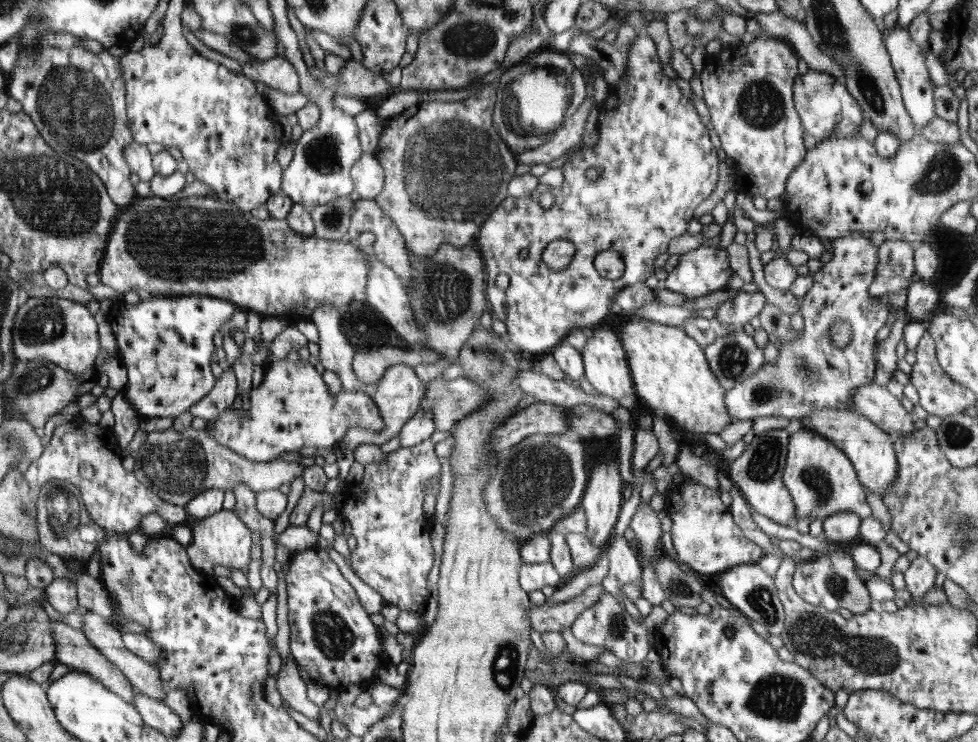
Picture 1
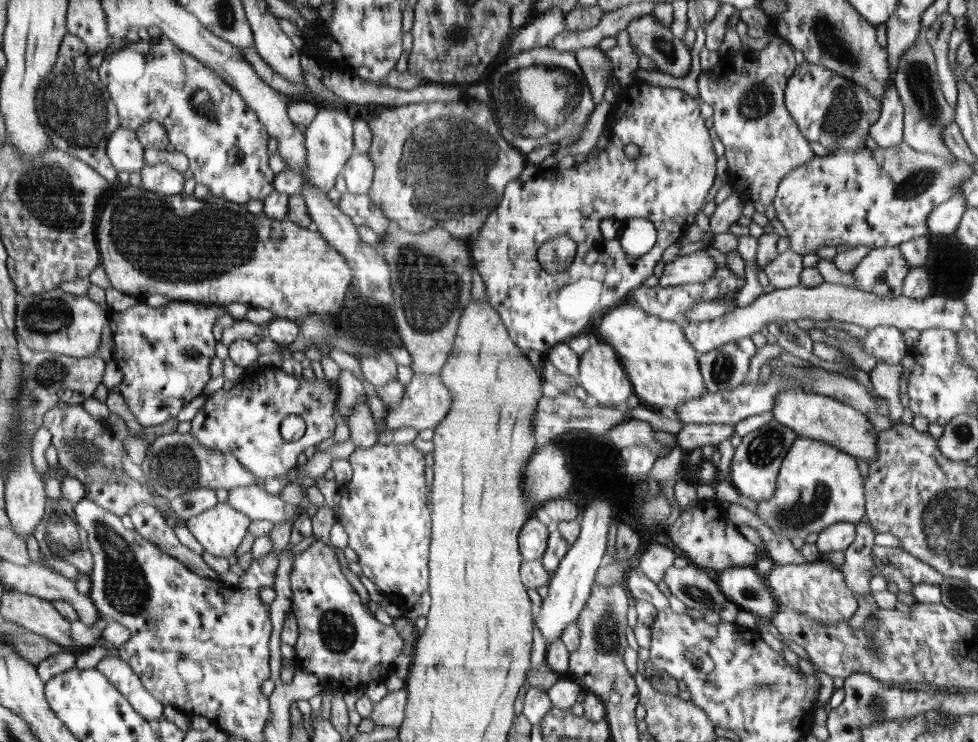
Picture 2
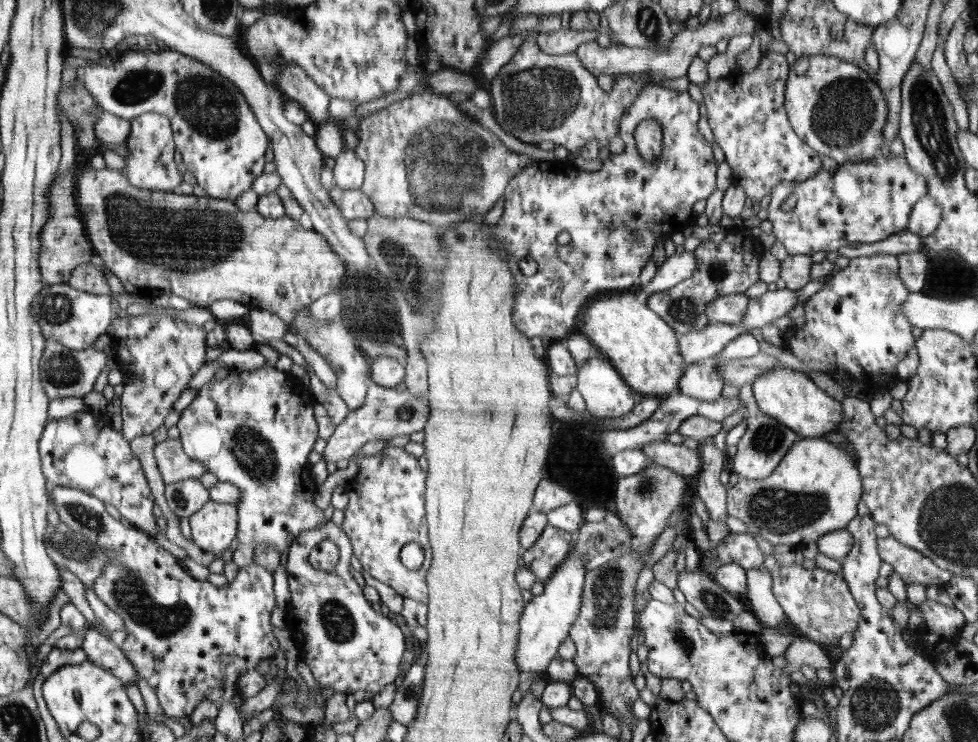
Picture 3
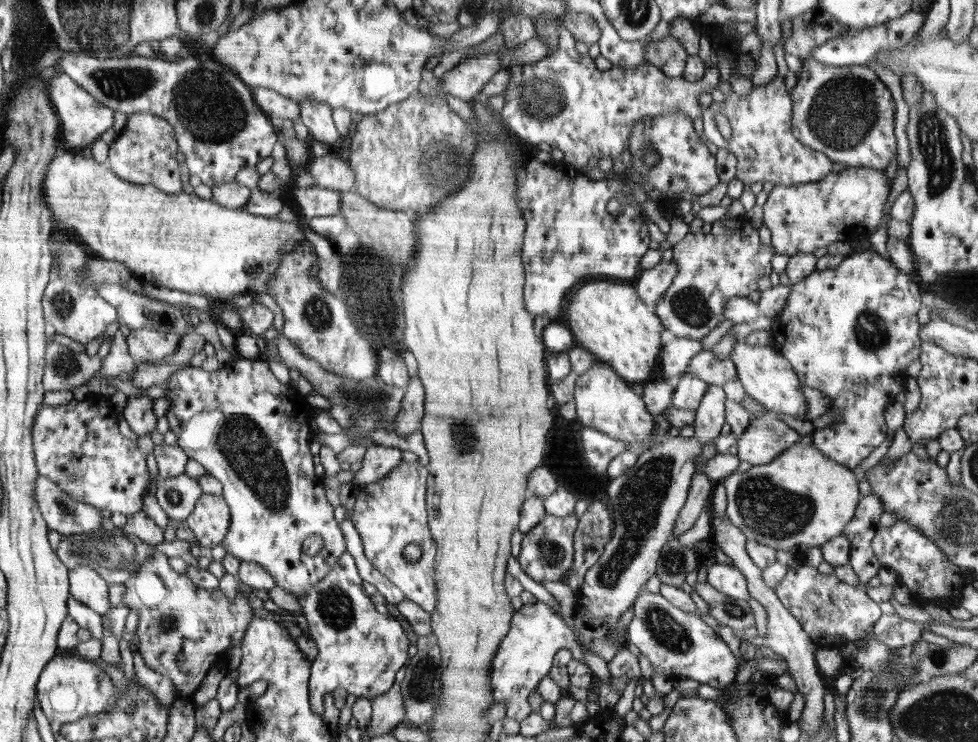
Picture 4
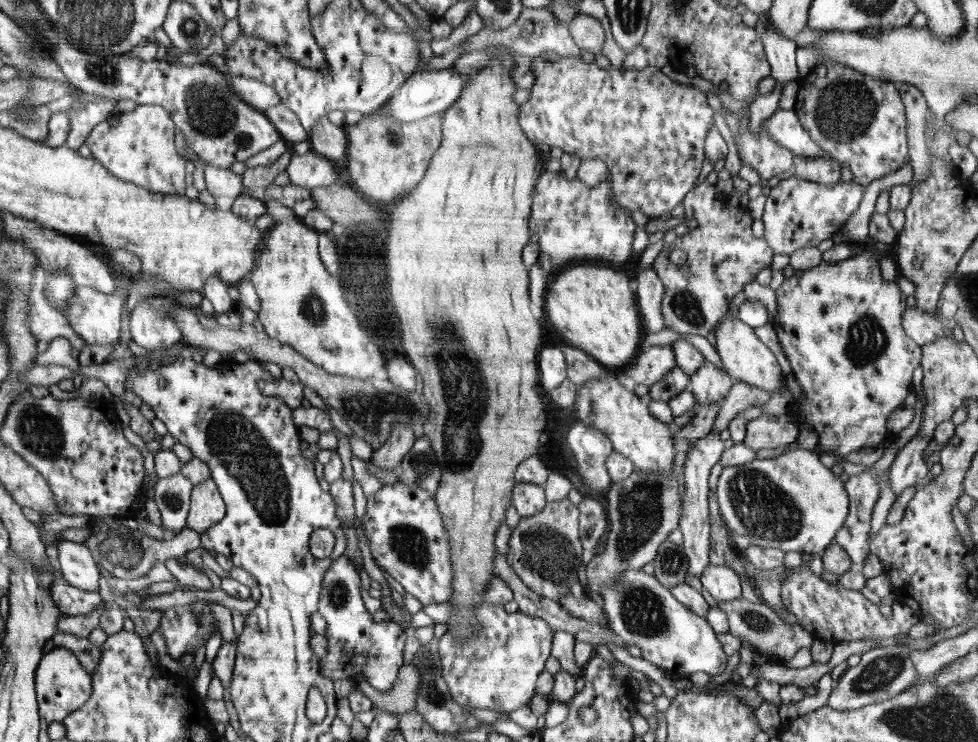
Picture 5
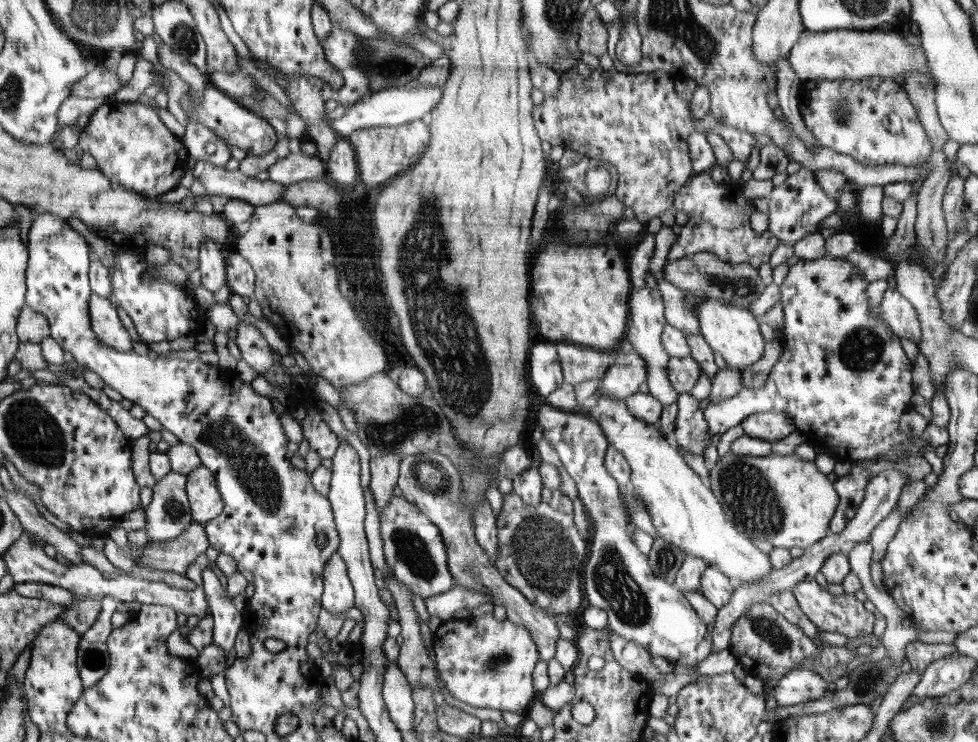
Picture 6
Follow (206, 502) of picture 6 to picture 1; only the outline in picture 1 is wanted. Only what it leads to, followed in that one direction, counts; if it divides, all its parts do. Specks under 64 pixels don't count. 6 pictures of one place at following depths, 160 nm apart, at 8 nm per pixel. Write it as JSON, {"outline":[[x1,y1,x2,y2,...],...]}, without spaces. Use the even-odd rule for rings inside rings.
{"outline":[[222,509,212,516,194,522,192,537,191,543,187,546,188,556,191,556,195,568,203,573,213,576,213,568,218,564,229,569,241,569,243,566,248,566,252,561,250,559,252,532,233,510]]}

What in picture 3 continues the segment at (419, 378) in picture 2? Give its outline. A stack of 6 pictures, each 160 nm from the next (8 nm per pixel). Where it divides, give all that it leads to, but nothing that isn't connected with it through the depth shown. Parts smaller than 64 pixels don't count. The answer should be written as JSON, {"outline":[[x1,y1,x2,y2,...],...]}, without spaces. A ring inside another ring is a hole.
{"outline":[[369,383,367,395,362,406,357,408,357,410,349,411,346,418,335,426,335,431,327,440,328,444,322,454,323,460,325,460,325,462,330,460,330,462,334,463,343,458,349,460,364,444,368,444,372,442,372,440,389,440,394,438,394,436,408,436,414,434,414,432,420,432,420,430,423,430,425,427,429,414,429,401,427,400,426,394,412,394,407,390,398,392,395,388,389,389,376,383]]}

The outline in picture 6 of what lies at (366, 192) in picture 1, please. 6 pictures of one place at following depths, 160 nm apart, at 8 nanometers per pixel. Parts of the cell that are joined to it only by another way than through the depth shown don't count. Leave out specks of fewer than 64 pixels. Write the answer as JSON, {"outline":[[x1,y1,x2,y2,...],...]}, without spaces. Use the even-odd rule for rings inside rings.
{"outline":[[289,152,286,157,268,168,270,180,283,186,300,182,301,180,323,180,327,174,326,165,315,155]]}

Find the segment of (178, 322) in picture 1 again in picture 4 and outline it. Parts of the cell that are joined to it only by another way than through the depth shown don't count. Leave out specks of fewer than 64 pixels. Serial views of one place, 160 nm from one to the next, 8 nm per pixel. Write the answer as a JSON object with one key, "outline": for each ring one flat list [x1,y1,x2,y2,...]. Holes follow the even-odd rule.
{"outline":[[131,329,126,333,130,356,136,363,161,362,178,348,178,338,174,334,156,332,156,329],[147,395,127,396,128,403,122,409,122,417,124,417,130,428,138,434,138,436,148,435,155,429,158,419,152,411,152,399]]}

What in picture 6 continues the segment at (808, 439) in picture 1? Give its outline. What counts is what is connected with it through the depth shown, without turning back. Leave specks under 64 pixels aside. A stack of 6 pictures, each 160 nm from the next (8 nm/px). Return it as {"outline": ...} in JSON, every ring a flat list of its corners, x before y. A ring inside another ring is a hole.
{"outline":[[728,452,710,470,709,480,714,496,737,532,785,549,807,549,826,538,840,502,833,477,819,472,814,461,807,462,794,453,756,457]]}

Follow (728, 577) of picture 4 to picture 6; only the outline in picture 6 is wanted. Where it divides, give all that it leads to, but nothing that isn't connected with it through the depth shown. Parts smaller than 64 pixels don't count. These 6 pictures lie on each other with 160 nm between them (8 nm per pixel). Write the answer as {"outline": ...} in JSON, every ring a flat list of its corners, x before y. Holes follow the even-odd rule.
{"outline":[[706,567,701,576,701,594,716,608,725,606,732,597,736,586,716,567]]}

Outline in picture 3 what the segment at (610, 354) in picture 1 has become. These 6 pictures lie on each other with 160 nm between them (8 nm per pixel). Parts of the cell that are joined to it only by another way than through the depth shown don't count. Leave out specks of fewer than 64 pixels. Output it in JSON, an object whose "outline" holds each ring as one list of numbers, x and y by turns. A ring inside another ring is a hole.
{"outline":[[595,353,590,357,576,372,577,387,576,390,580,392,582,398,586,403,586,411,589,416,597,418,599,422,605,420,612,420,613,418,621,418,628,414,636,404,634,400,633,388,630,388,621,374,614,368,614,365,602,353]]}

